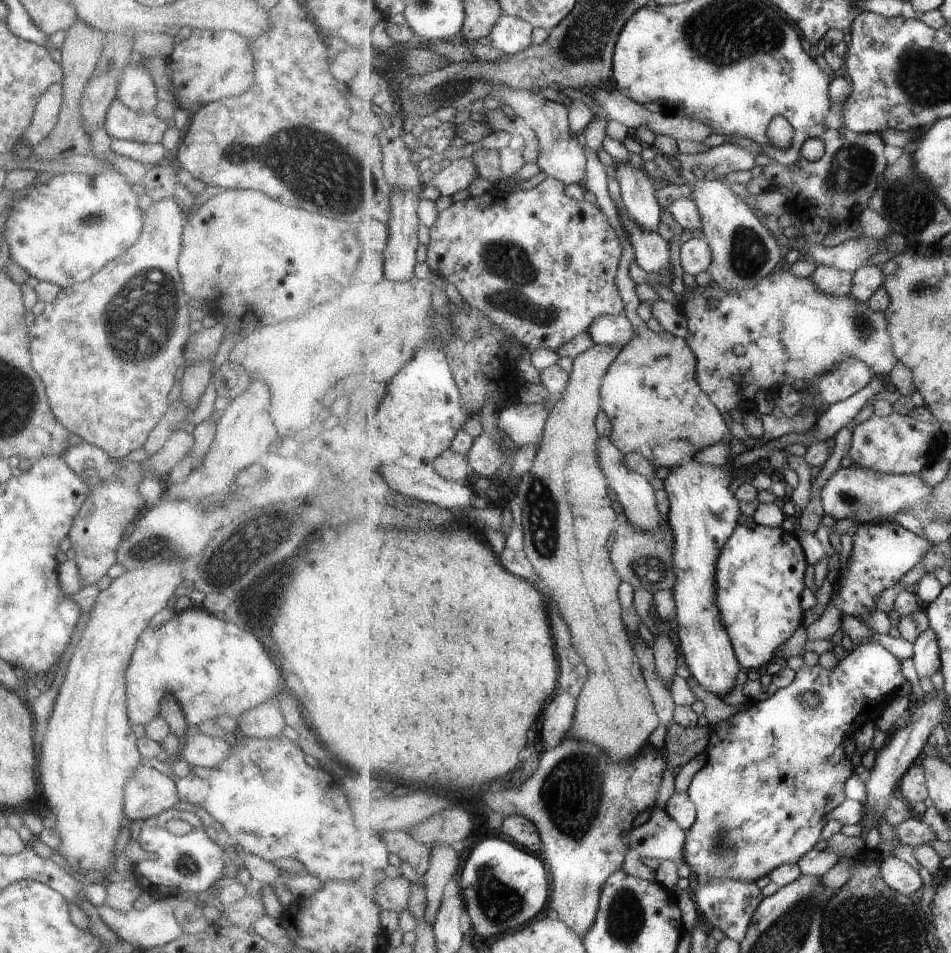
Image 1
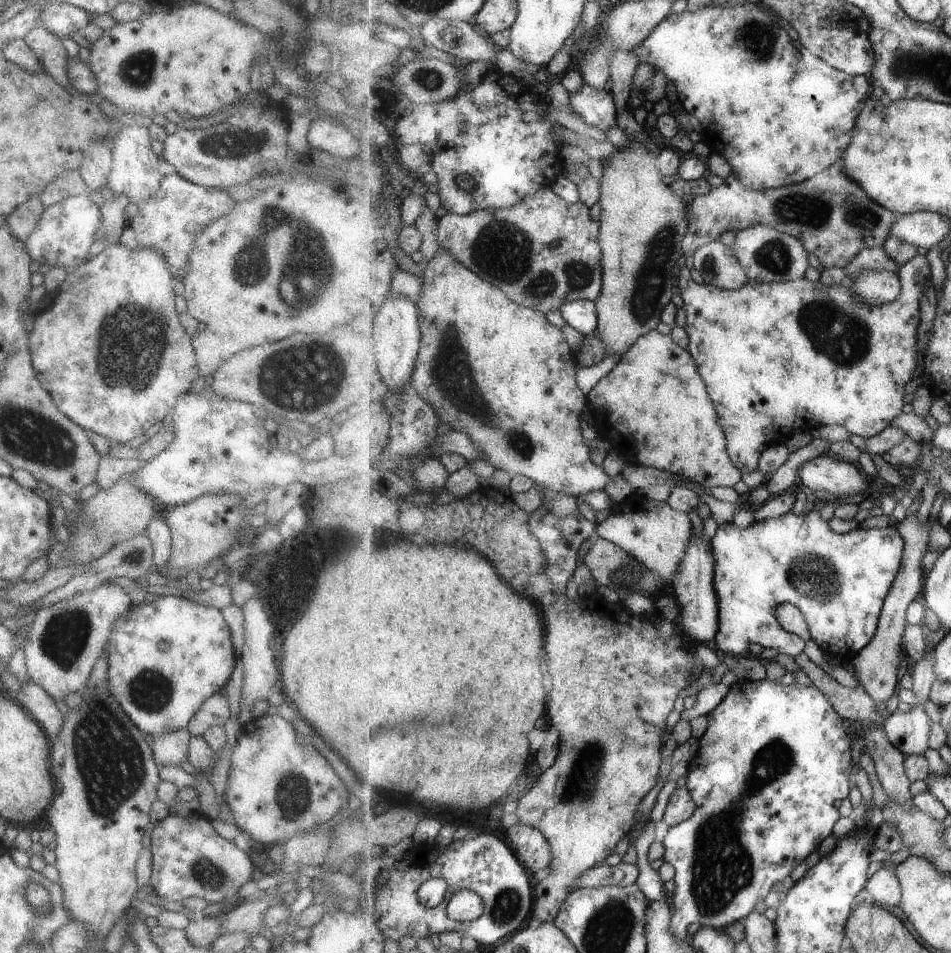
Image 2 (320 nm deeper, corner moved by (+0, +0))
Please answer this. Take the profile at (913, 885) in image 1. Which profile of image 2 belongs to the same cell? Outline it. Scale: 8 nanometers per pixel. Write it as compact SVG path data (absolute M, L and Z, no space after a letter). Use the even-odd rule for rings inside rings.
M879 869L868 880L865 896L877 905L900 906L903 888L895 869Z

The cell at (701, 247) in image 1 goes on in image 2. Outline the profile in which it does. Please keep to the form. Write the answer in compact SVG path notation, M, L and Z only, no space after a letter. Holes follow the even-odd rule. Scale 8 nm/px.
M714 241L701 246L693 256L694 267L704 283L726 290L740 290L749 282L745 268L731 247Z

